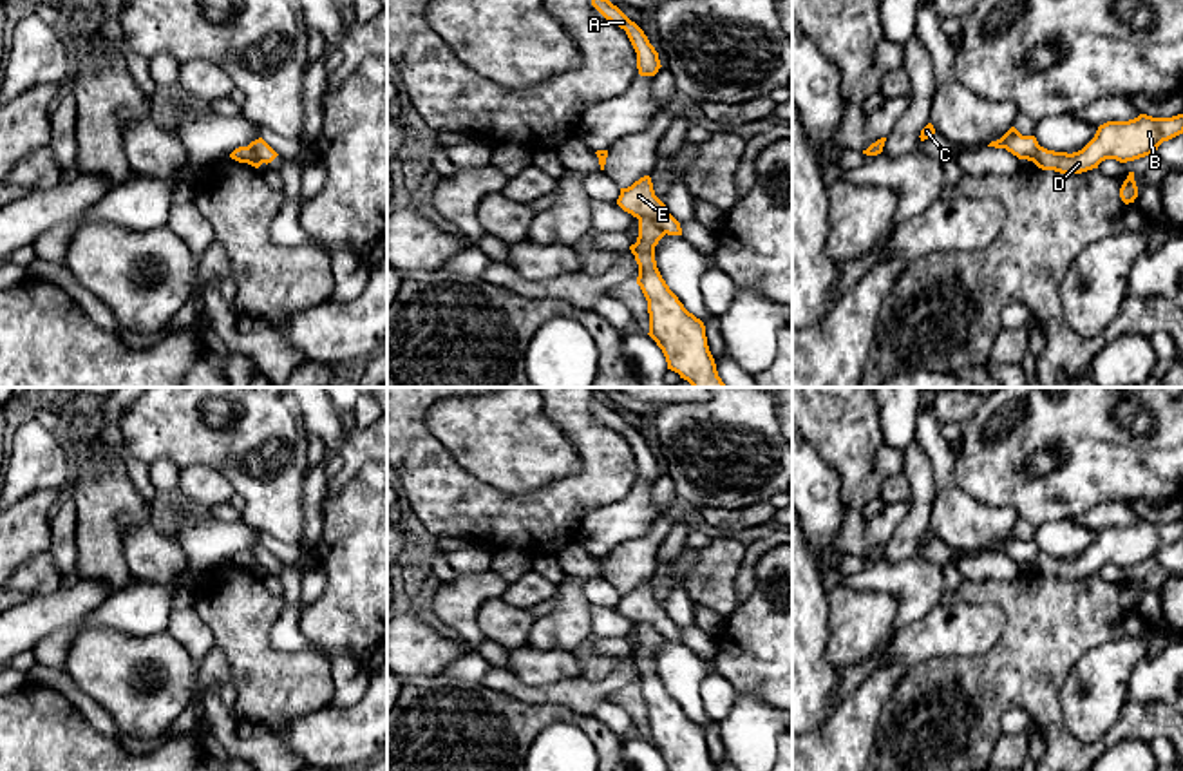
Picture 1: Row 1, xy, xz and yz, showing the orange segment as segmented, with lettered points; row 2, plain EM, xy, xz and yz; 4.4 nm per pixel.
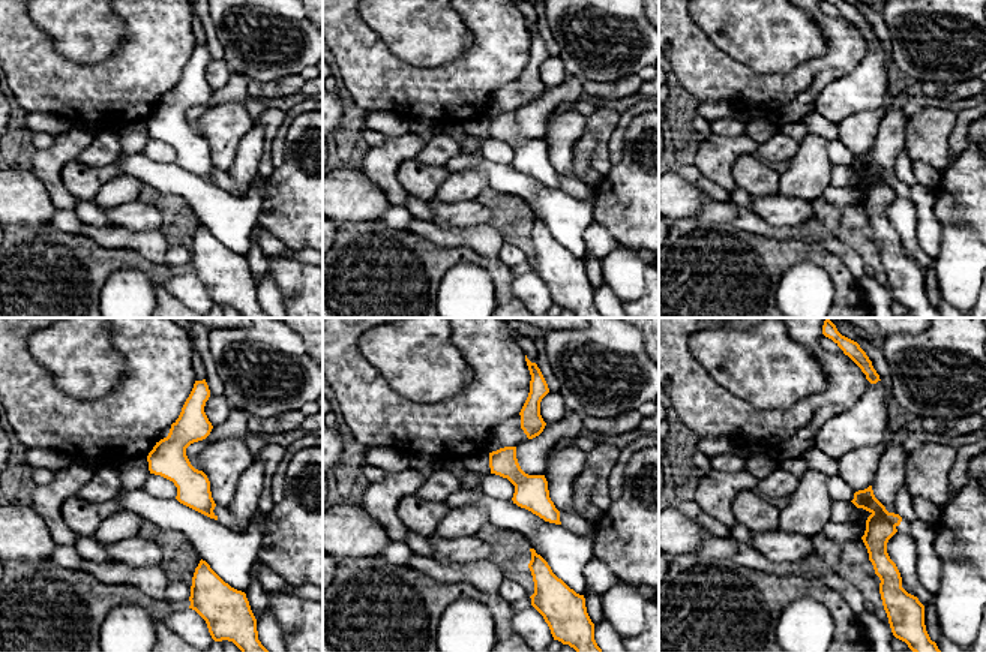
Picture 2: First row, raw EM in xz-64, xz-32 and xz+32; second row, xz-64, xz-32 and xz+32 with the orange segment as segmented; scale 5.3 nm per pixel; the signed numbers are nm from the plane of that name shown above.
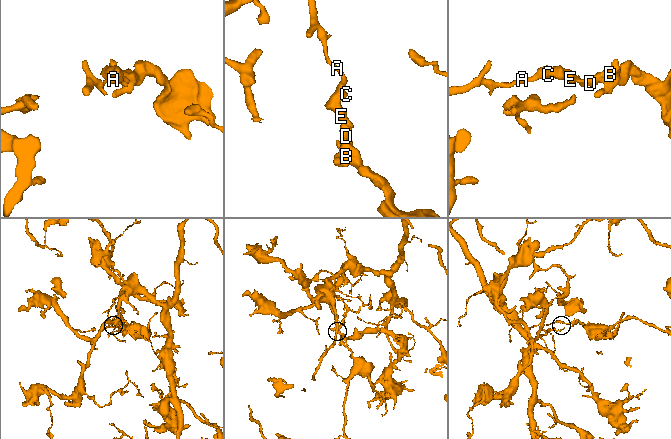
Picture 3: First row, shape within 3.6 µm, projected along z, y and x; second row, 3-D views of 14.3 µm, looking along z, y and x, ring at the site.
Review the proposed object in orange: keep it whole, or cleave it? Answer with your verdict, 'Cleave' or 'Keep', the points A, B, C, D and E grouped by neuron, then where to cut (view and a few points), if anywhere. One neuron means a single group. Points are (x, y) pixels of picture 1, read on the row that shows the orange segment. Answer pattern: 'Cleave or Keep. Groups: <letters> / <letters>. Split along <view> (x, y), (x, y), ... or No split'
Cleave. Groups: A C E / B D. Split along xz (639, 219), (650, 219), (664, 234)

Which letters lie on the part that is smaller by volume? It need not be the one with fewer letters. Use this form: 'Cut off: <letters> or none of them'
Cut off: B, D

